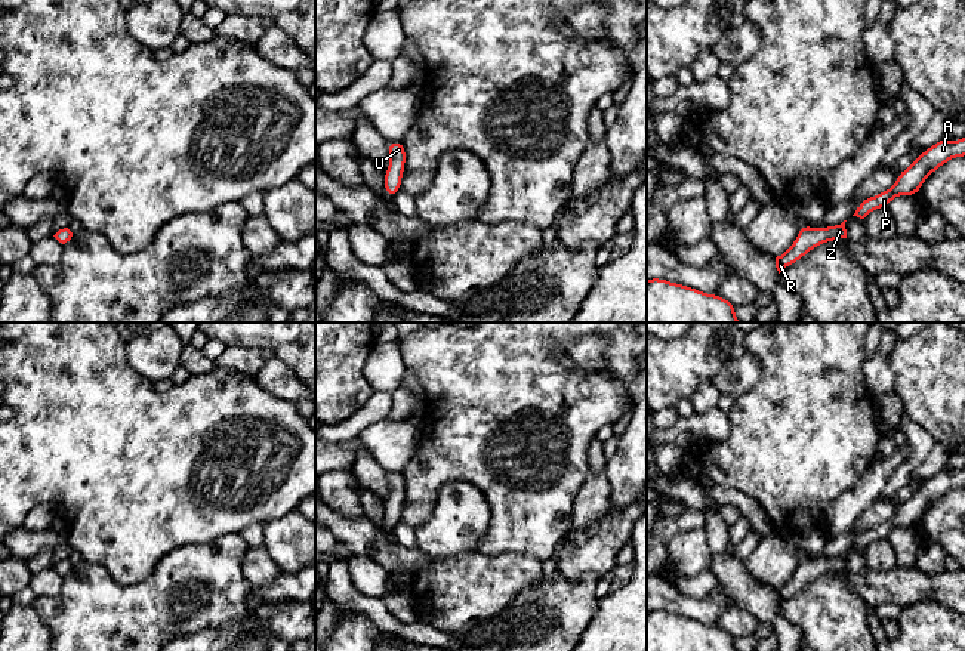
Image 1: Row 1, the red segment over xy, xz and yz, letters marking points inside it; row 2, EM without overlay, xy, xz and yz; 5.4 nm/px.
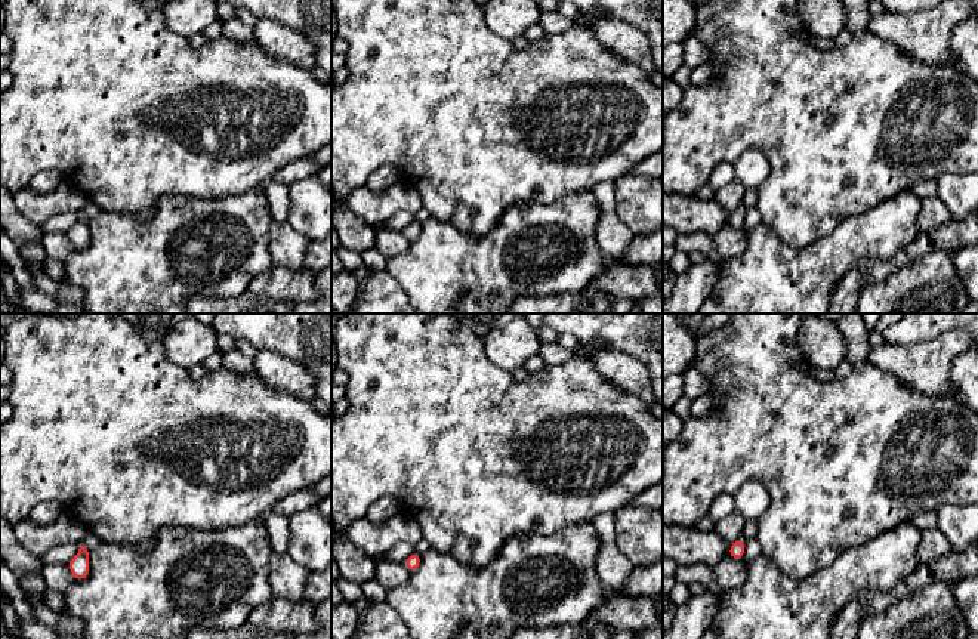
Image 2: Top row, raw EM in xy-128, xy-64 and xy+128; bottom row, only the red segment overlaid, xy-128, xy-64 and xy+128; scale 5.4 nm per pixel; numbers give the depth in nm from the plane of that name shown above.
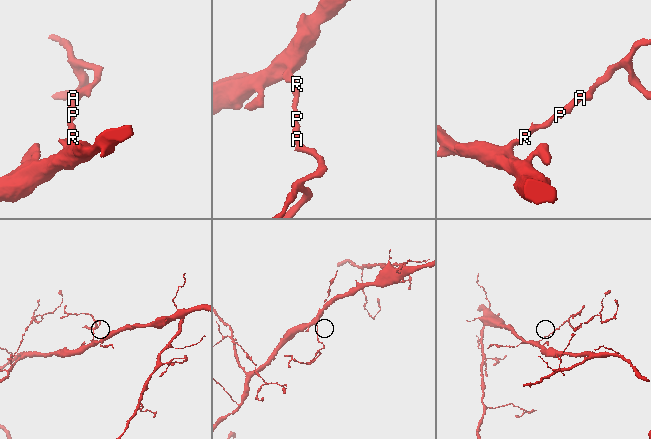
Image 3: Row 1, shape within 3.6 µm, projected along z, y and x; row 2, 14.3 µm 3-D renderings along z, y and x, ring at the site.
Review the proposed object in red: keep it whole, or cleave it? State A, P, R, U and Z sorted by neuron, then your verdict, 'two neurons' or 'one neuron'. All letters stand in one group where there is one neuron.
groups A P R U Z; one neuron

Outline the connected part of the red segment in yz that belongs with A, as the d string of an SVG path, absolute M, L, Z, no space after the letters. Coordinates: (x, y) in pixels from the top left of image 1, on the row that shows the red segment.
M965 138L961 141L941 139L925 149L910 167L898 173L897 182L887 191L860 201L855 213L864 219L872 210L888 207L891 200L898 195L918 195L925 179L940 166L955 157L965 157Z

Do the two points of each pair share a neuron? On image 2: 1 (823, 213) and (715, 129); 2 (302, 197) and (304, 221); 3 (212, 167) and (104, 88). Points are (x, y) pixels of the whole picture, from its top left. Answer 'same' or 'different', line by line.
1: same
2: same
3: same

